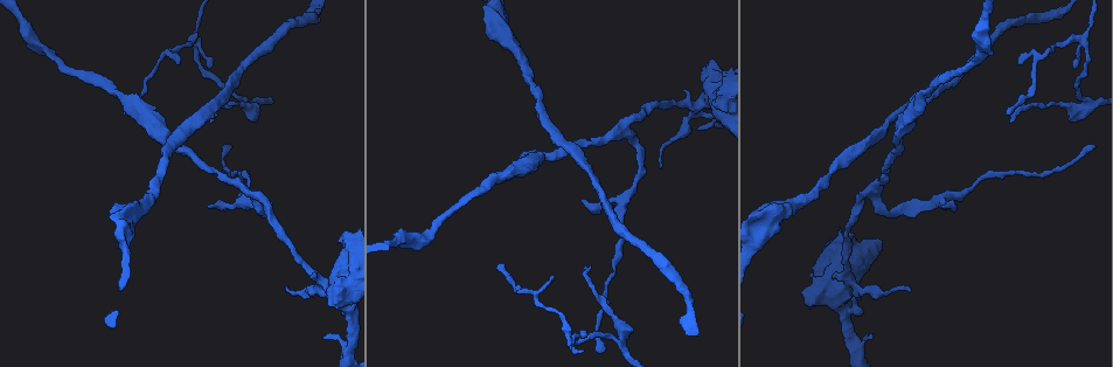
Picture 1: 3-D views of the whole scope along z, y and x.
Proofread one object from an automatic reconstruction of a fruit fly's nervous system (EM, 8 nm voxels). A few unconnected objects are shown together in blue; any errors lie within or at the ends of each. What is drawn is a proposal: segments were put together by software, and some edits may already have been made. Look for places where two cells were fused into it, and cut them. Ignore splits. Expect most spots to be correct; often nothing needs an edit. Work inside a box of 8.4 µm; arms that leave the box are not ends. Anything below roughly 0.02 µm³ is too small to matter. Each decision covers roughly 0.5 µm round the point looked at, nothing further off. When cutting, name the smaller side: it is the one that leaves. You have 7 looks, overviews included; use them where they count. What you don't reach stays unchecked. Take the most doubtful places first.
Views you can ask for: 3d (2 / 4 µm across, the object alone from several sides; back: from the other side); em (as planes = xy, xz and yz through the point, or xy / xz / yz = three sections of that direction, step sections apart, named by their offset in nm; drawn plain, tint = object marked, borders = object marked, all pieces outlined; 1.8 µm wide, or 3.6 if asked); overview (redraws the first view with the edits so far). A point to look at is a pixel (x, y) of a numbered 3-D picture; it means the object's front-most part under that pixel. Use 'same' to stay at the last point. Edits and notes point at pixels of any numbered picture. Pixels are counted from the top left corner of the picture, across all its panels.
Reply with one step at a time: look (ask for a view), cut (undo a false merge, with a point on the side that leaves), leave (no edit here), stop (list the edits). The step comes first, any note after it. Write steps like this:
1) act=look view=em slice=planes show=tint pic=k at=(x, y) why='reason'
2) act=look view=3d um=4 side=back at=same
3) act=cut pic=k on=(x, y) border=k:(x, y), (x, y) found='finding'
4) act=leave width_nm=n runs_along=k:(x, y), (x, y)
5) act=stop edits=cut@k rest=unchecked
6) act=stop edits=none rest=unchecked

act=look view=3d um=4 pic=1 at=(717, 85) why='narrows sharply'

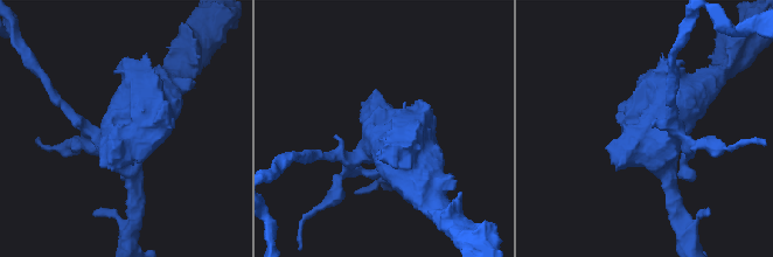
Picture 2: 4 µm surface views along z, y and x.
act=look view=em um=3.6 slice=planes show=borders pic=2 at=(120, 140)

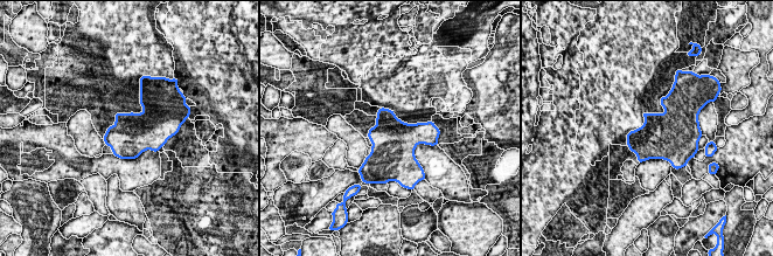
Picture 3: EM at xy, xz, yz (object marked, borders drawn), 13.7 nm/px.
act=leave found='one cell here'

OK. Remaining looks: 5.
act=look view=3d um=4 pic=1 at=(624, 341) why='abrupt turn'

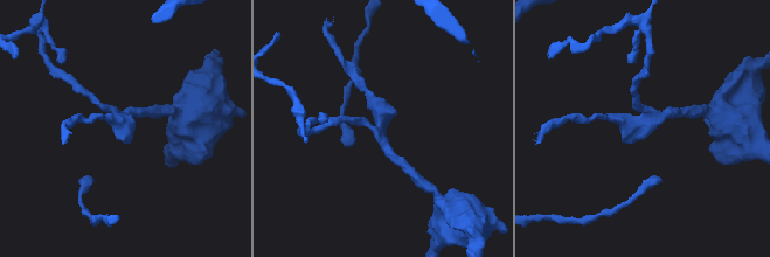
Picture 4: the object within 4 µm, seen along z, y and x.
act=look view=em slice=planes show=tint pic=4 at=(646, 122)

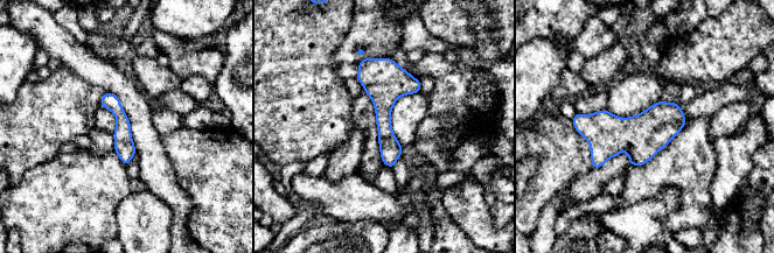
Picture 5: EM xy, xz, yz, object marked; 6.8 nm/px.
act=leave found='continuous, no second cell'

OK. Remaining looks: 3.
act=look view=3d um=2 pic=1 at=(864, 194) why='a fork'

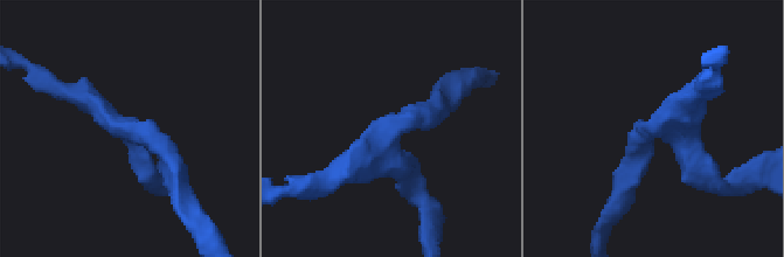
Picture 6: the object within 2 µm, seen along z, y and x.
act=look view=em um=3.6 slice=planes show=tint pic=6 at=(656, 129) why='shape alone is not enough'

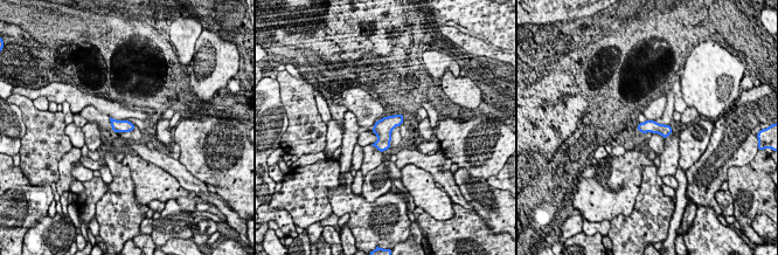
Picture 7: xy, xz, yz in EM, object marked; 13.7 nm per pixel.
act=leave width_nm=160 found='continuous, no second cell'

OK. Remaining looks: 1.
act=stop edits=none rest=unchecked

